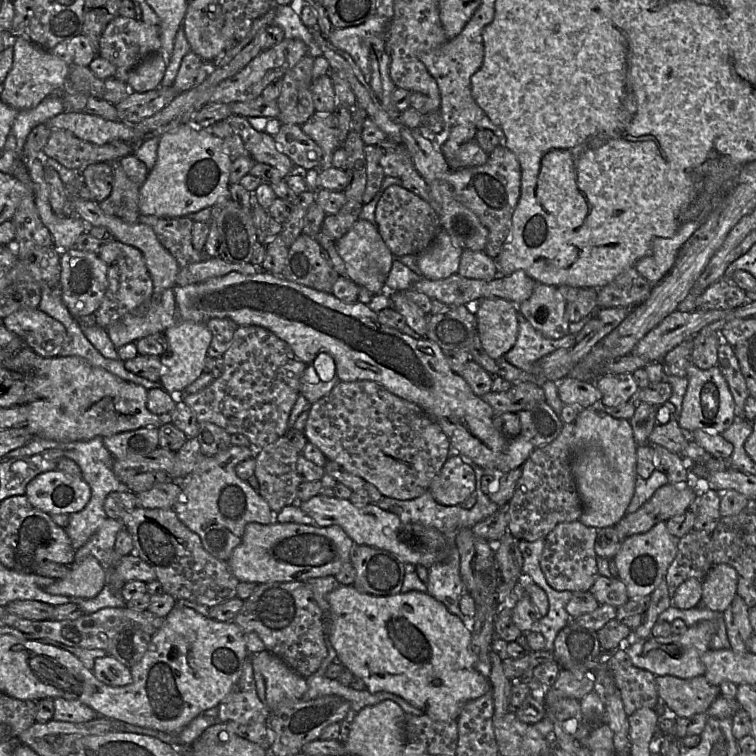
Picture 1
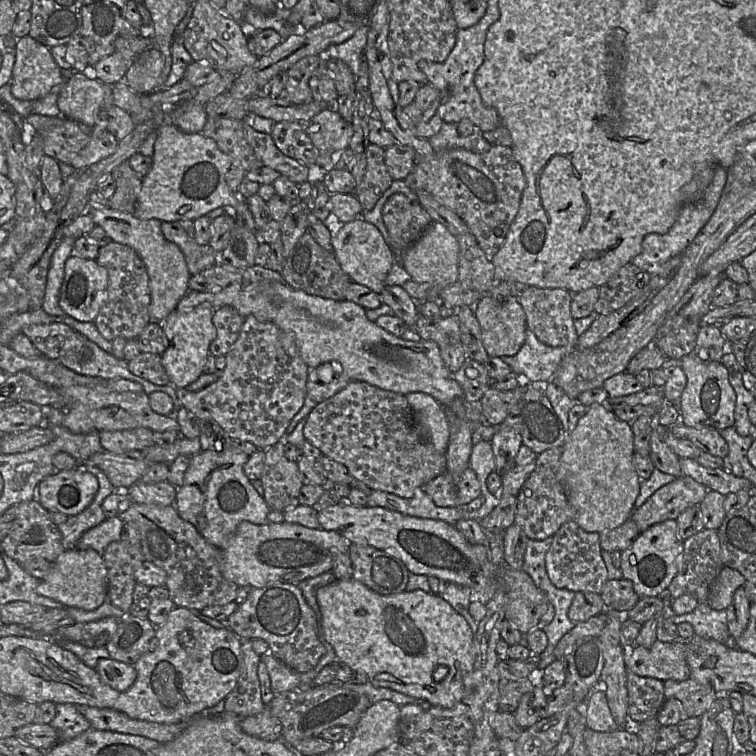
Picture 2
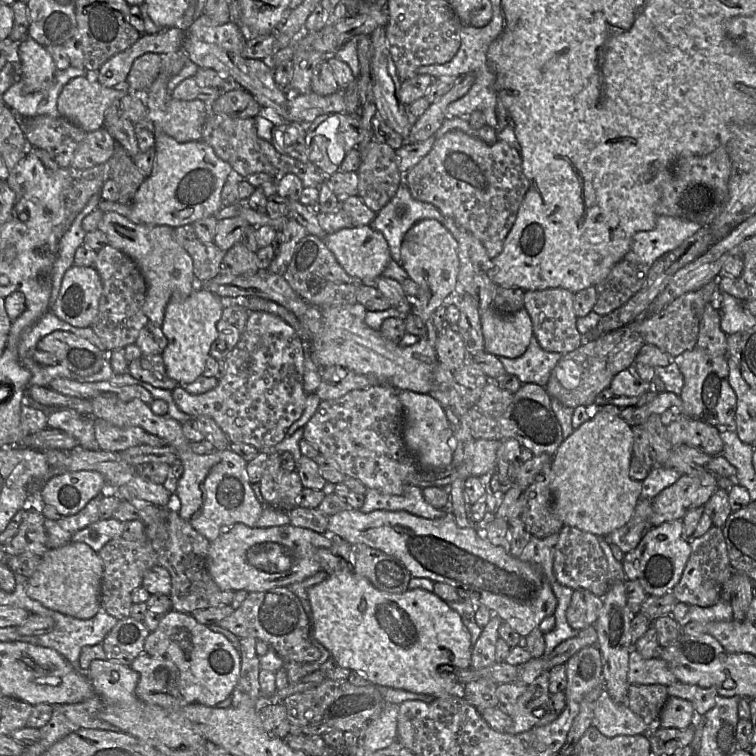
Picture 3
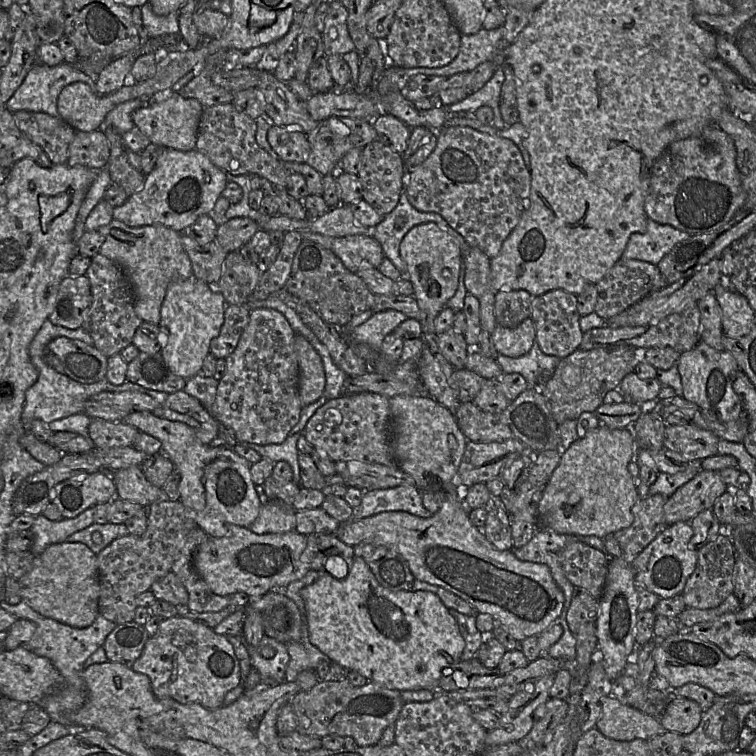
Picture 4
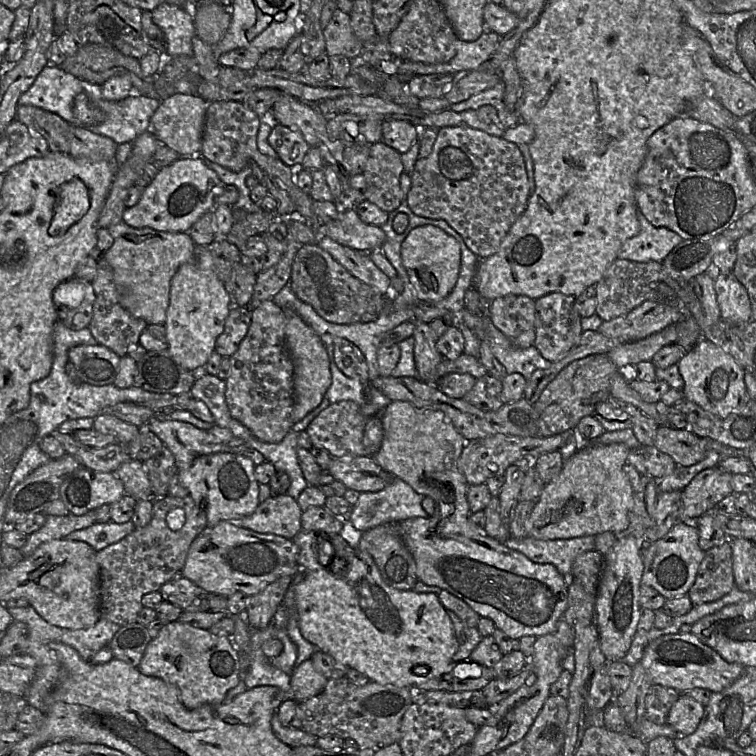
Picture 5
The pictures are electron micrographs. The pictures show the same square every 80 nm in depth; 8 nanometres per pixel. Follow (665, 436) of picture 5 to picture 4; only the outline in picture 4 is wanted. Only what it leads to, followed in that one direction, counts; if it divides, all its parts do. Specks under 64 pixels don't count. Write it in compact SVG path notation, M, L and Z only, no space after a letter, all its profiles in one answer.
M694 424L667 426L664 448L679 453L687 461L718 455L719 438Z

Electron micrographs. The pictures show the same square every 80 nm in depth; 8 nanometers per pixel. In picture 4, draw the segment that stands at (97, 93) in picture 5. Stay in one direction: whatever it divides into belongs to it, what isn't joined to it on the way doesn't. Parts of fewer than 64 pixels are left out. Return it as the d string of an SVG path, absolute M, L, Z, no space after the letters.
M64 62L49 66L37 63L5 106L12 113L28 110L60 117L57 107L59 94L74 82L84 82L96 91L96 81L72 64Z

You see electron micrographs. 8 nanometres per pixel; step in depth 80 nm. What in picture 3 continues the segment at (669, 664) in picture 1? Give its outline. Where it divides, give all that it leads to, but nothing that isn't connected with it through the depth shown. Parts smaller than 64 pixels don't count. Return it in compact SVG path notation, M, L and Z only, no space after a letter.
M633 648L629 655L627 681L629 685L661 684L669 686L677 679L661 657L644 659L637 649Z

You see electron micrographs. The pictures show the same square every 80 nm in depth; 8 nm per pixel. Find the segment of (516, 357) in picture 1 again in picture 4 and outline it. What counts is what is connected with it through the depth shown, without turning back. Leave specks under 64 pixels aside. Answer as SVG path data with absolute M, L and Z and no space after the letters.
M536 338L530 351L521 357L511 358L499 353L496 356L503 373L519 373L532 387L544 385L560 360L557 356L543 353Z

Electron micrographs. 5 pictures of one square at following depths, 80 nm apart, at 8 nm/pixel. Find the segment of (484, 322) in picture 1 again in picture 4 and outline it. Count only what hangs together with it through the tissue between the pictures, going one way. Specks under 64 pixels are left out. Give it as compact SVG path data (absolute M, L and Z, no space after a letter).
M531 317L514 328L497 325L492 333L492 342L496 352L511 358L527 354L535 338L536 331Z

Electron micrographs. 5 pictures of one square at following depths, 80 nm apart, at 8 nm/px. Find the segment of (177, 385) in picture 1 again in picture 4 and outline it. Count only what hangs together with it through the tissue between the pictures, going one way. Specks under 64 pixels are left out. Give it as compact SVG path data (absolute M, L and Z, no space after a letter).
M194 275L169 285L161 306L160 353L175 375L190 379L201 372L204 359L210 353L210 343L219 335L223 325L226 305L228 303L220 291Z

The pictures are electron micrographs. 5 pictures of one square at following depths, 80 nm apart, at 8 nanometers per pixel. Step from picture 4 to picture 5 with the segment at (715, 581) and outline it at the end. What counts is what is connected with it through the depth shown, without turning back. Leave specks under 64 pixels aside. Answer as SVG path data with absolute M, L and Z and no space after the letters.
M730 539L705 551L695 582L687 595L693 606L714 602L734 587L732 547Z

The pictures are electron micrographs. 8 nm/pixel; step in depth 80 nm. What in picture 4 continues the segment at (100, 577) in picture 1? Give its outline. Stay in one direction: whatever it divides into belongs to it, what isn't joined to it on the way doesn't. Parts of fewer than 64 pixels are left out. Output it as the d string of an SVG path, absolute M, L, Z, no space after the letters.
M79 542L48 546L36 556L33 567L18 579L19 593L38 614L74 628L90 626L99 615L100 596L97 554Z

